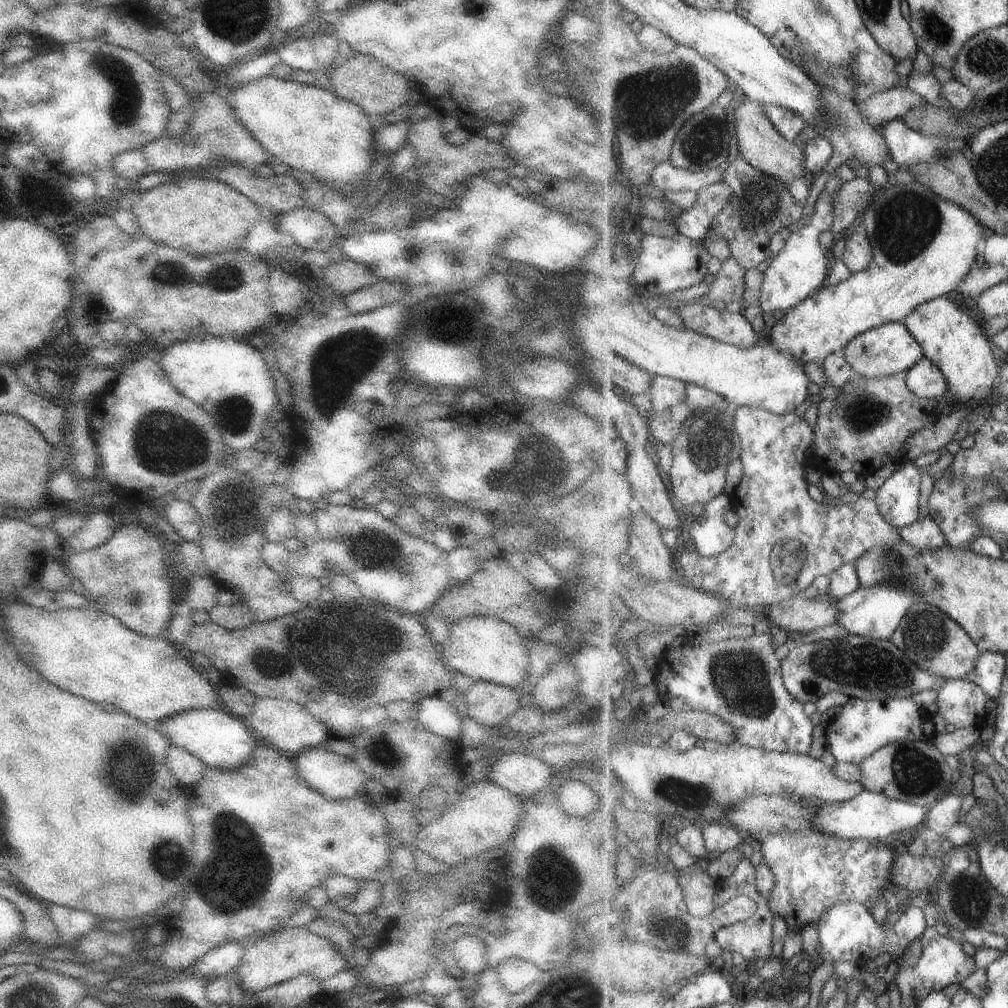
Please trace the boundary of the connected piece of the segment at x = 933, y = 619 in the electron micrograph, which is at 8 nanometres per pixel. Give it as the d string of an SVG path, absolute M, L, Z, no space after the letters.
M918 602L920 606L912 608L908 618L904 617L904 622L900 624L900 630L894 634L894 642L912 658L920 664L926 672L934 676L942 676L948 682L950 680L968 679L968 674L976 670L983 650L972 638L971 634L955 618L942 611L938 606L929 602Z

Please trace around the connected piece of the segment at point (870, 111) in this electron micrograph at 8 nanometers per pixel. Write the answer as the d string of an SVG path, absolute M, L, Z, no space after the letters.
M900 85L858 106L860 112L876 127L886 125L886 122L894 118L903 118L912 110L924 108L928 104L932 104L930 98L924 98L924 95L913 91L909 86Z

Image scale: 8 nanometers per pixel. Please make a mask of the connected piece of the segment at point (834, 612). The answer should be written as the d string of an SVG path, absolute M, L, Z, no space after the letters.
M829 594L826 597L815 599L801 595L761 611L780 628L784 628L788 632L801 632L802 634L836 624L840 620L838 601Z

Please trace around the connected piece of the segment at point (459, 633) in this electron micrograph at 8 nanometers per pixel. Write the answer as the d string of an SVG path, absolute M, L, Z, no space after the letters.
M472 616L462 618L449 627L448 637L439 647L443 661L454 670L470 676L474 681L488 680L517 688L524 681L530 668L525 638L515 626L498 618Z

